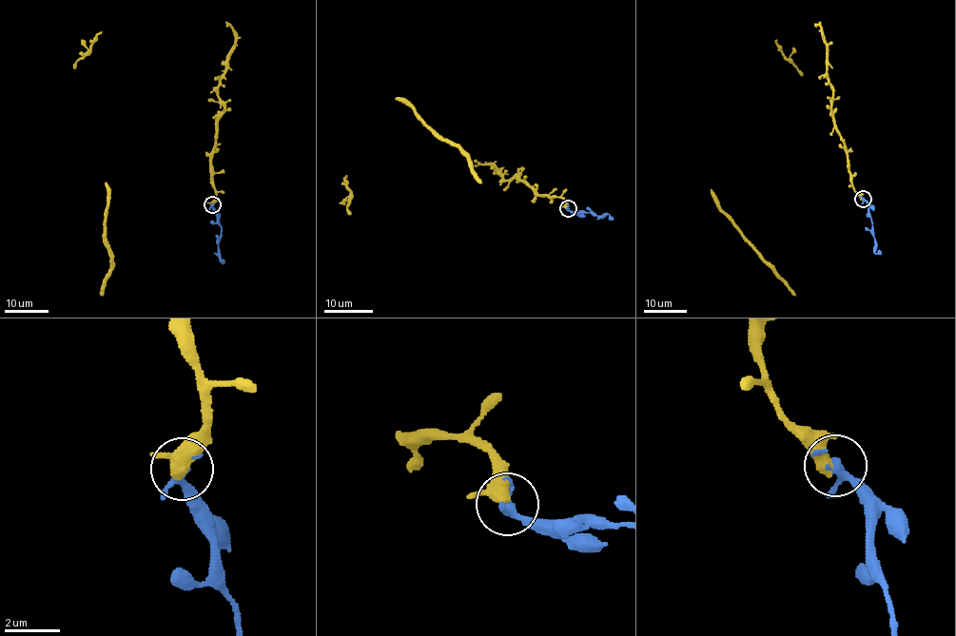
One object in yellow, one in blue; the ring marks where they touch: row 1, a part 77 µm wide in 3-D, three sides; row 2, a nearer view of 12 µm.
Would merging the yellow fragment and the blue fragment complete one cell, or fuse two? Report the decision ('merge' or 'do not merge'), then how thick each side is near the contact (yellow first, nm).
merge; calibres 400 and 220 nm

